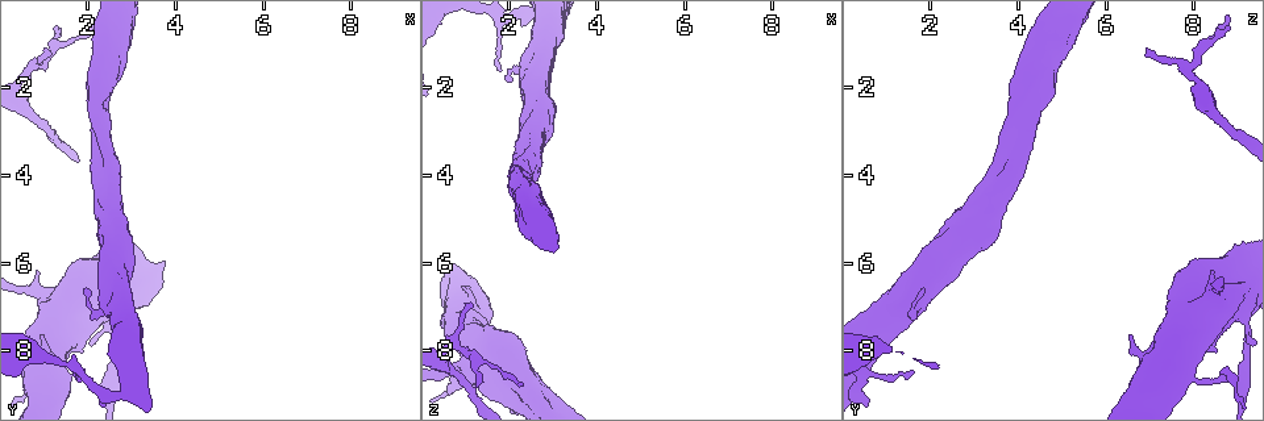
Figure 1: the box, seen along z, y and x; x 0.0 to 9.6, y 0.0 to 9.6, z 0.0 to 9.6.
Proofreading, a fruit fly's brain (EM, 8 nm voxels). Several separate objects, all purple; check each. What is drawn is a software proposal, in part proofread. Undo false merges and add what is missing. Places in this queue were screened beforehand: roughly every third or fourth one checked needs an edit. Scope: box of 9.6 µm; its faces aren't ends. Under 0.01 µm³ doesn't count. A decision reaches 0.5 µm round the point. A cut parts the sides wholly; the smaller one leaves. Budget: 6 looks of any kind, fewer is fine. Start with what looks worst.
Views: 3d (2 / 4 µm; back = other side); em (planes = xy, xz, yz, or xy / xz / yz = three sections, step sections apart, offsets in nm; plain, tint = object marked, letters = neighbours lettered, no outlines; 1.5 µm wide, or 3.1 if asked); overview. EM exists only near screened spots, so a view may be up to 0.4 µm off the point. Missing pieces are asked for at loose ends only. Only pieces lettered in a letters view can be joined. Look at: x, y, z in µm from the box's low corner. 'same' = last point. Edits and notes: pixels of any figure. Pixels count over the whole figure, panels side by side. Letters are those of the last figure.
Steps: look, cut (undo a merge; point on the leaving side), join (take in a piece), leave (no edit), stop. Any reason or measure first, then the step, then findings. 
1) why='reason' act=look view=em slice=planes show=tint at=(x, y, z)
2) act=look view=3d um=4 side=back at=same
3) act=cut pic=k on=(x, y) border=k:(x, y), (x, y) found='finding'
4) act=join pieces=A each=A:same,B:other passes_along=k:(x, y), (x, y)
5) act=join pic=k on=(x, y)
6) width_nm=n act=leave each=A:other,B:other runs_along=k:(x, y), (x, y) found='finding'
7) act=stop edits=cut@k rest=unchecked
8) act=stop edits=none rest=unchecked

why='thin end' act=look view=em slice=planes show=letters at=(1.25, 0.60, 8.75)

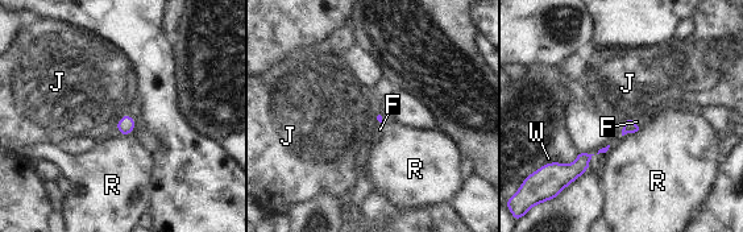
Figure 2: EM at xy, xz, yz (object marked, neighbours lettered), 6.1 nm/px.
act=leave each=F:other,J:other,R:other,W:other found='no lettered piece goes on from it'

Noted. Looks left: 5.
why='branch stops here' act=look view=em slice=xz step=4 show=letters at=(1.80, 8.45, 1.70)

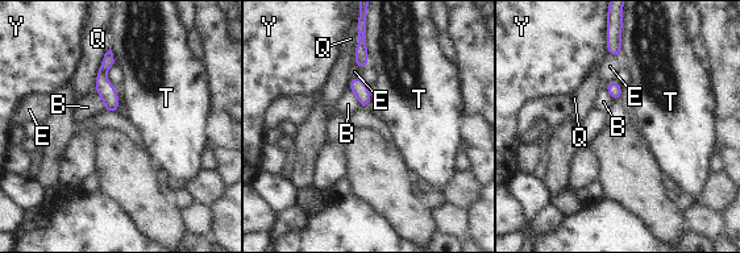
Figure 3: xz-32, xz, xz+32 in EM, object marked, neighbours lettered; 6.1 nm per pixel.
width_nm=80 act=leave each=B:other,E:other,Q:other,T:other,Y:other runs_along=3:(108, 56), (103, 87), (115, 108) found='none of them fits'

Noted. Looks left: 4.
why='tapers out' act=look view=3d um=2 side=back at=(1.10, 1.30, 6.90)

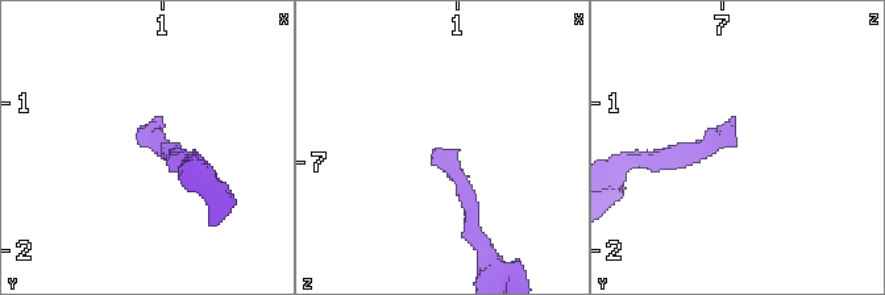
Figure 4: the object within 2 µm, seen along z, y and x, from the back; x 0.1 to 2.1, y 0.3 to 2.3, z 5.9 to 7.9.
act=look view=em slice=planes show=letters at=(1.12, 1.28, 6.90)

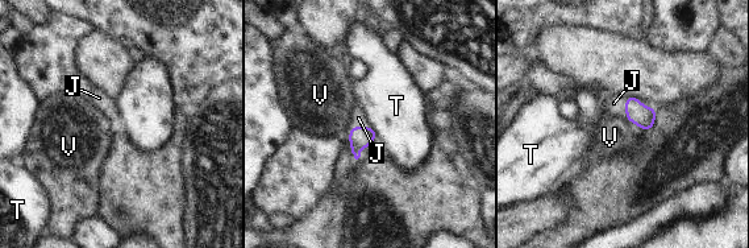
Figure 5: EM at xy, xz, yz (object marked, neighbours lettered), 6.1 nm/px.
longest_contact=J:180nm act=join pieces=J each=J:same,T:other,V:other passes_along=5:(360, 137), (349, 128), (358, 118) found='it goes on there'

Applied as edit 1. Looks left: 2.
act=stop edits=join@5 rest=unchecked

